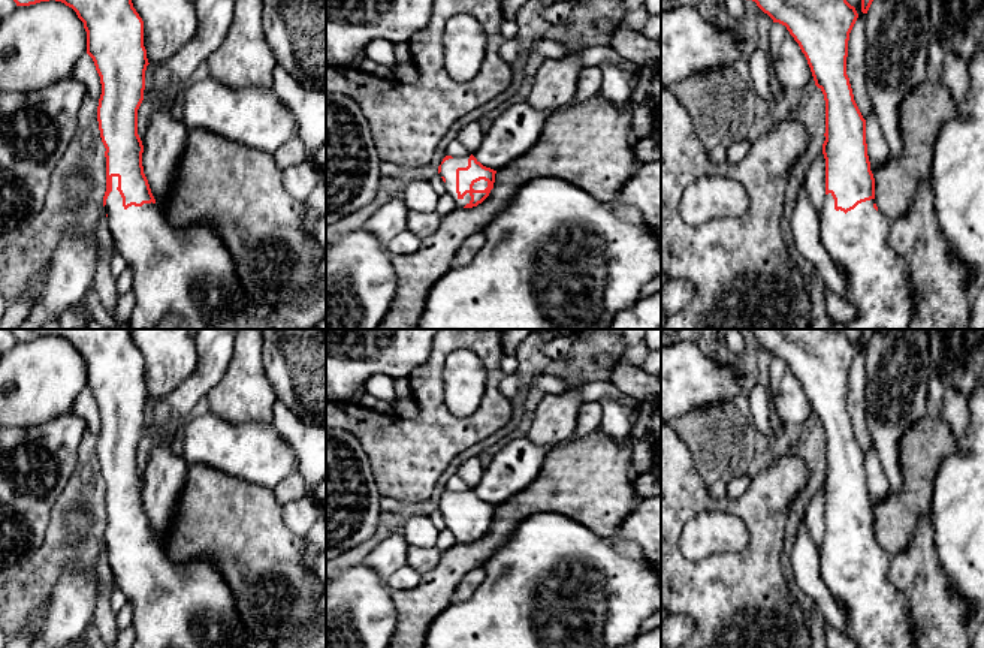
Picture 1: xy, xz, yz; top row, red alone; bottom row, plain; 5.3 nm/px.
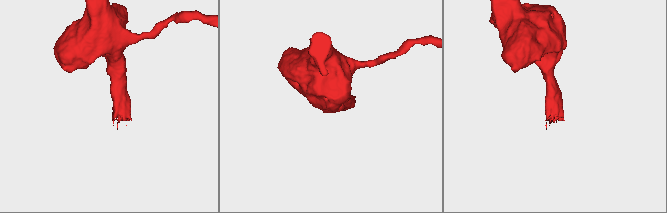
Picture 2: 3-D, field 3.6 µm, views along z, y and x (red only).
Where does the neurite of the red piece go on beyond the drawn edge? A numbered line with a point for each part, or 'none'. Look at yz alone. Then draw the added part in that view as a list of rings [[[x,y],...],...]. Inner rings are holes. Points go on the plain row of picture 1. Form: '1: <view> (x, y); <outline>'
1: yz (877, 615); [[[828,528],[820,549],[820,576],[845,606],[846,638],[857,648],[915,648],[918,633],[912,627],[908,603],[888,581],[891,557],[873,539],[875,534],[861,537],[845,549],[834,545],[834,534]]]

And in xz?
1: xz (449, 503); [[[470,491],[459,492],[459,494],[453,492],[453,494],[446,495],[441,500],[440,510],[446,513],[446,518],[444,518],[446,528],[455,534],[458,543],[464,543],[471,536],[470,528],[467,528],[462,534],[459,534],[458,528],[456,528],[456,504],[467,503],[468,494],[470,494]]]

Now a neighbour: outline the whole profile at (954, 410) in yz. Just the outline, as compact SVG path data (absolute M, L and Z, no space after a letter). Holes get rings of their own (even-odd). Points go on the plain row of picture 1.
M945 386L941 418L950 425L956 437L962 437L969 428L968 397L959 391Z

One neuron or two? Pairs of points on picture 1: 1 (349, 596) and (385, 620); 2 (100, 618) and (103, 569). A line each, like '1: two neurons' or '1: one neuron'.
1: one neuron
2: one neuron

